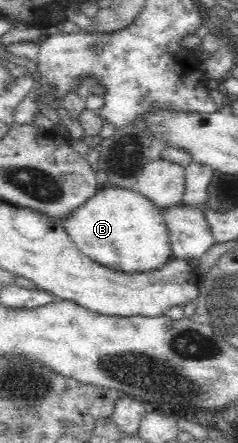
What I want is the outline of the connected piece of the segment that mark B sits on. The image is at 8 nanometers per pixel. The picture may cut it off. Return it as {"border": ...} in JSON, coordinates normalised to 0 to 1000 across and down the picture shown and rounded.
{"border":[[[475,418],[458,424],[429,420],[399,445],[366,451],[361,460],[332,465],[298,483],[273,485],[261,499],[294,540],[349,576],[382,582],[420,603],[500,614],[517,623],[647,621],[702,605],[702,596],[718,596],[718,585],[731,582],[681,476],[592,445],[571,429],[521,429]]]}

